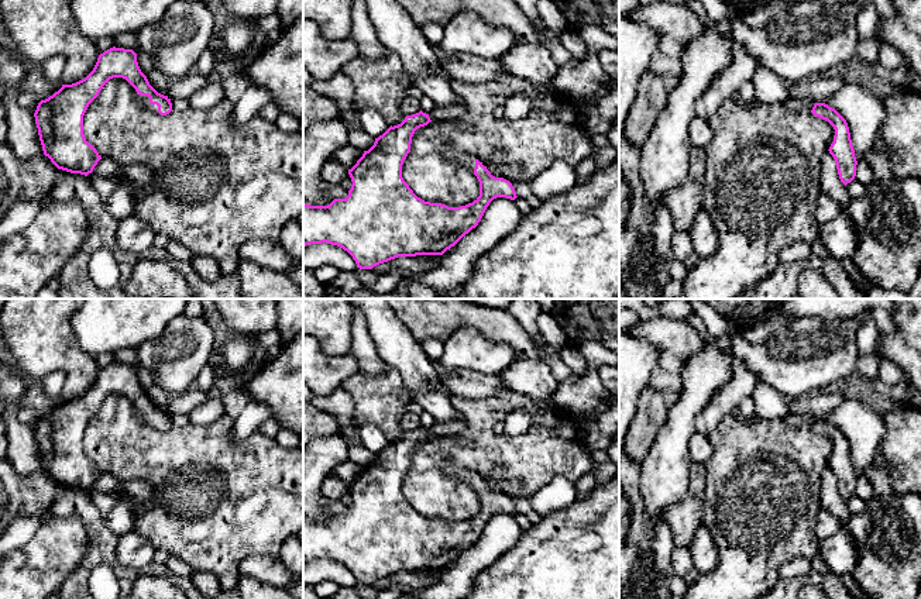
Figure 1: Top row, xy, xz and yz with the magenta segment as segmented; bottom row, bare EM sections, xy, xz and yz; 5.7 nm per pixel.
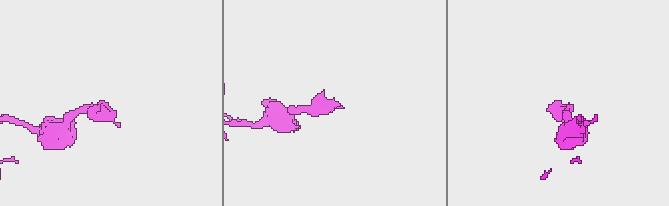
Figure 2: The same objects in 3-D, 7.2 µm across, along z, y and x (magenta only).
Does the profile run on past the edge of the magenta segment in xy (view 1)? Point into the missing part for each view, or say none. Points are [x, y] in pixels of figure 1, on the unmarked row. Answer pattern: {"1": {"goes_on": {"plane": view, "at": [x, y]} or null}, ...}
{"1": {"goes_on": {"plane": "xy", "at": [144, 416]}}}

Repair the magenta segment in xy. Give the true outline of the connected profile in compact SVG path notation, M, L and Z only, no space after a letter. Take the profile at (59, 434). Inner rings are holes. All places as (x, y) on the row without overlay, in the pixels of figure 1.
M110 364L99 371L93 386L82 396L41 416L34 428L44 471L62 486L87 492L102 475L83 450L83 431L103 402L113 393L126 395L140 419L155 430L172 427L168 412L158 409L141 388L133 365Z

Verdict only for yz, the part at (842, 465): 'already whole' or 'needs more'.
already whole

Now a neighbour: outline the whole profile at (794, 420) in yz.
M790 413L783 419L788 426L797 427L797 428L811 428L815 417L810 414L794 414Z

